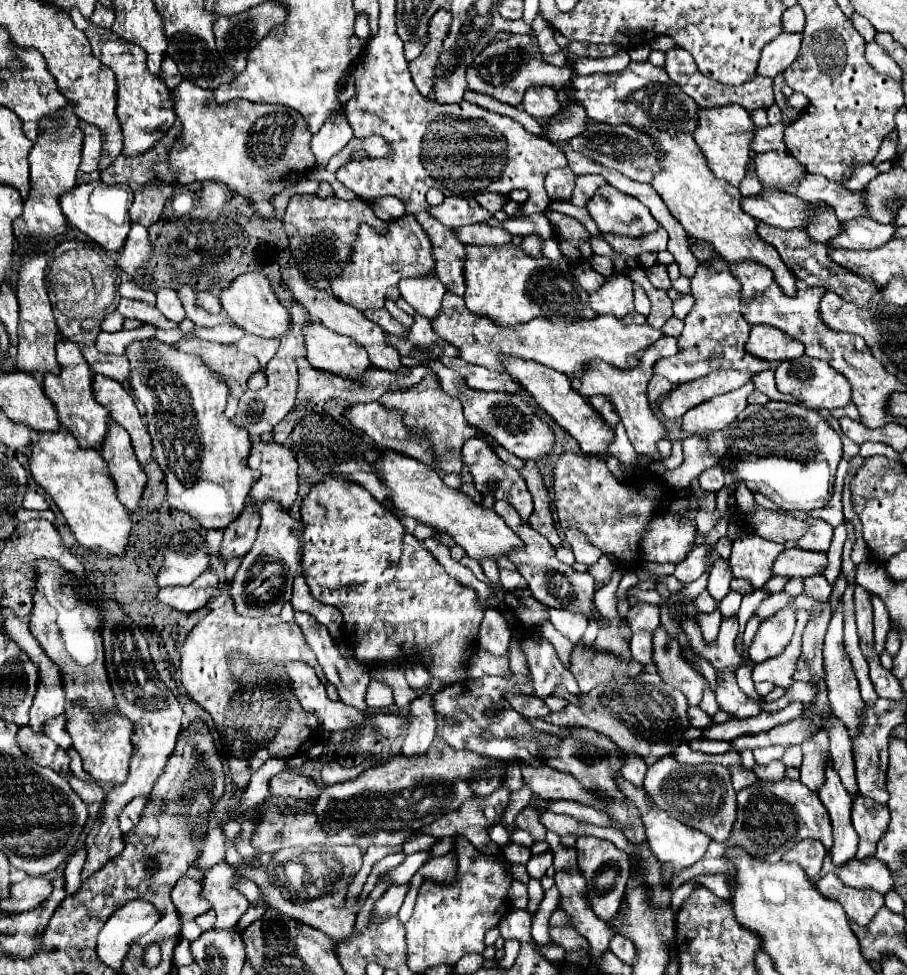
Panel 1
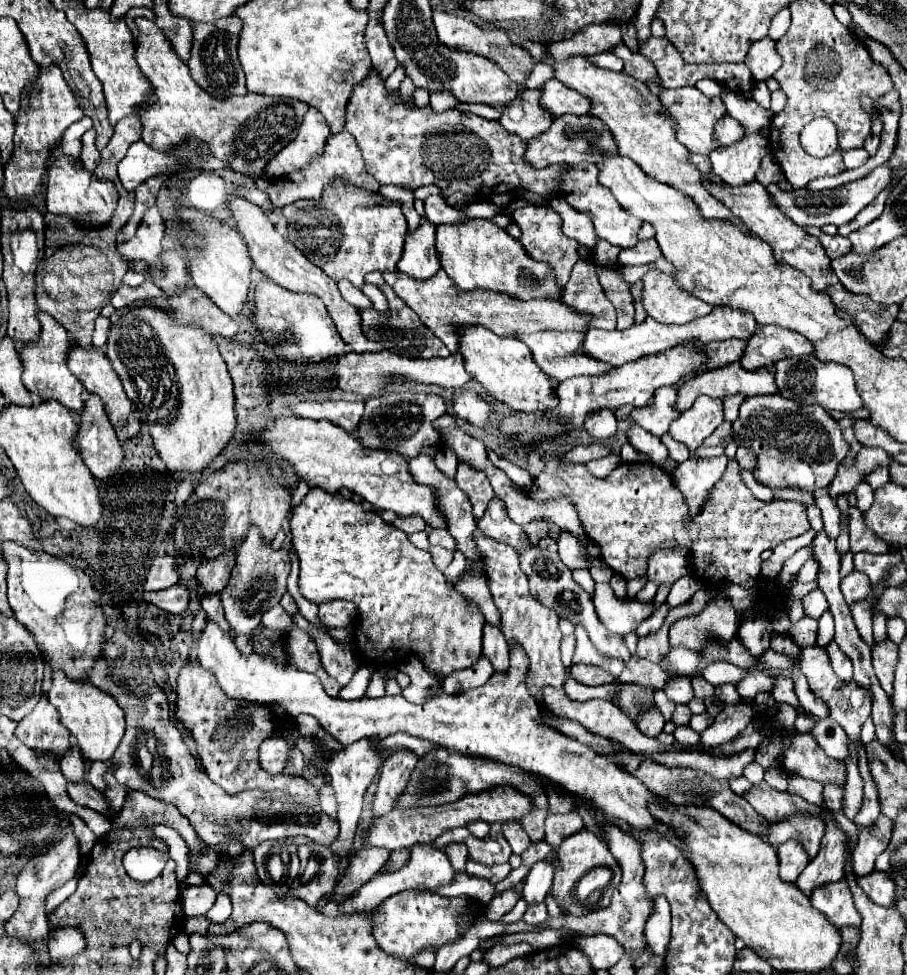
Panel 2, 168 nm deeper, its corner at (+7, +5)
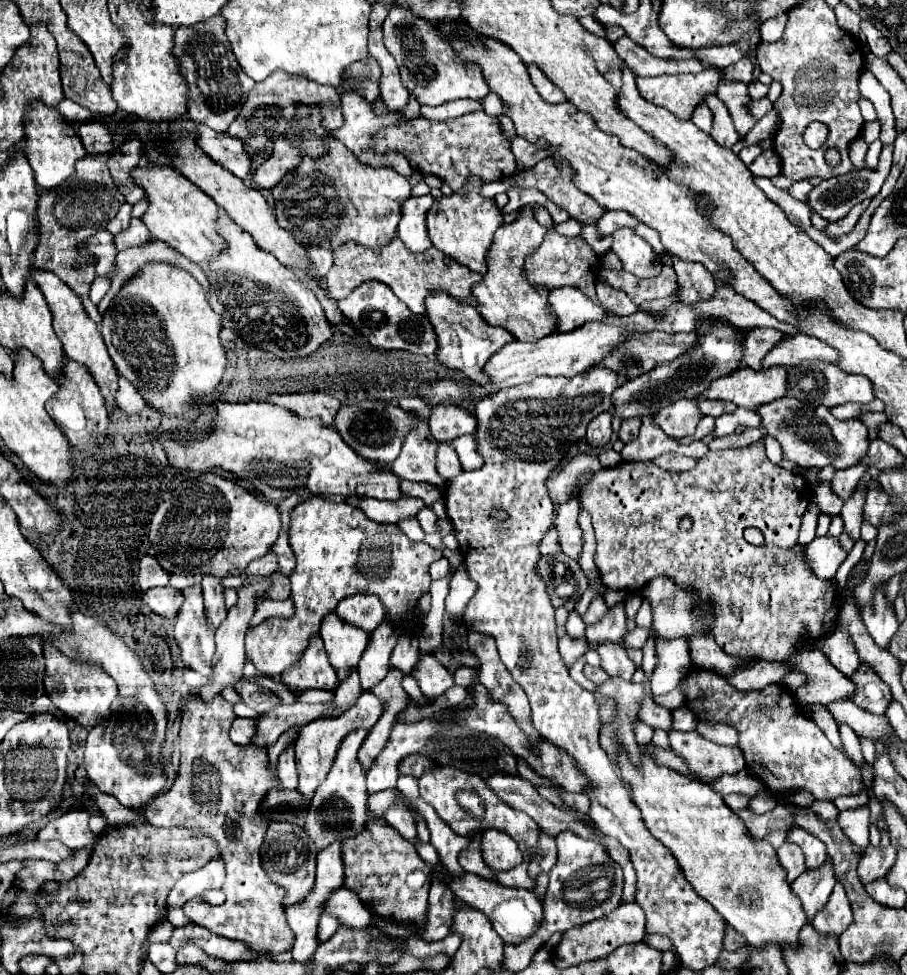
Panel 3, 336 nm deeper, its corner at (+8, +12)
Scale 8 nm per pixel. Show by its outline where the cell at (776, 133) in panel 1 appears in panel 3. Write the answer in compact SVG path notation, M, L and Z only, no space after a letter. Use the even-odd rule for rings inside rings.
M700 103L700 107L696 107L696 111L692 113L690 121L694 121L694 125L698 129L702 129L704 133L710 133L710 129L712 129L712 113L704 103Z

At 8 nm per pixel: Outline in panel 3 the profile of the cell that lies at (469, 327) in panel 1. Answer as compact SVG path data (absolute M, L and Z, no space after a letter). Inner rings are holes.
M396 237L396 239L390 239L380 249L380 253L368 247L360 247L358 243L344 243L344 247L334 247L332 255L334 255L334 265L324 277L326 289L332 299L344 299L360 283L376 279L386 283L394 291L394 295L400 297L400 301L404 301L414 313L424 313L426 295L432 291L446 291L454 299L476 305L476 299L472 297L470 289L474 283L482 279L482 275L468 271L468 267L456 263L454 259L448 259L448 255L444 255L442 251L436 251L434 247L430 247L430 251L412 253L408 251L408 247L404 247L402 239Z

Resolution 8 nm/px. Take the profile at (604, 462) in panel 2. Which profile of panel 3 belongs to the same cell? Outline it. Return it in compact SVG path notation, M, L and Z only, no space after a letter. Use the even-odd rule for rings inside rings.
M436 405L430 413L428 425L430 425L434 439L444 443L448 439L474 433L476 417L460 405Z

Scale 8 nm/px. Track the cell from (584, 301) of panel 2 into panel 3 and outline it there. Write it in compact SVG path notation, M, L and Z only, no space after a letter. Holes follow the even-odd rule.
M560 287L548 293L548 309L556 315L556 327L560 333L574 331L582 323L604 319L604 309L590 301L576 287Z

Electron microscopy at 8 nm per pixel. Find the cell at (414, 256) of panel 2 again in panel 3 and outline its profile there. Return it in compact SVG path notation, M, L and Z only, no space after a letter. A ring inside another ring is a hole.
M430 195L422 197L408 197L402 209L402 219L398 223L398 237L410 251L426 251L432 247L426 231L426 213L434 199Z

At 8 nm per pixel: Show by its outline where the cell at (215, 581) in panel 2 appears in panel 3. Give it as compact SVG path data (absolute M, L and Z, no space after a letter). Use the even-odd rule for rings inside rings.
M204 575L202 579L202 593L204 593L204 603L206 603L206 615L210 625L216 629L220 623L226 619L226 607L224 607L224 589L220 585L220 577Z

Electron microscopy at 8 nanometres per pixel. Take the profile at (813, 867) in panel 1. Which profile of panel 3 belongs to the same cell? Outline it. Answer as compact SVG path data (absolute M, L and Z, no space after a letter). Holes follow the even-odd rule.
M784 843L778 849L778 861L788 873L788 883L792 883L800 873L806 871L804 867L804 853L794 843Z

